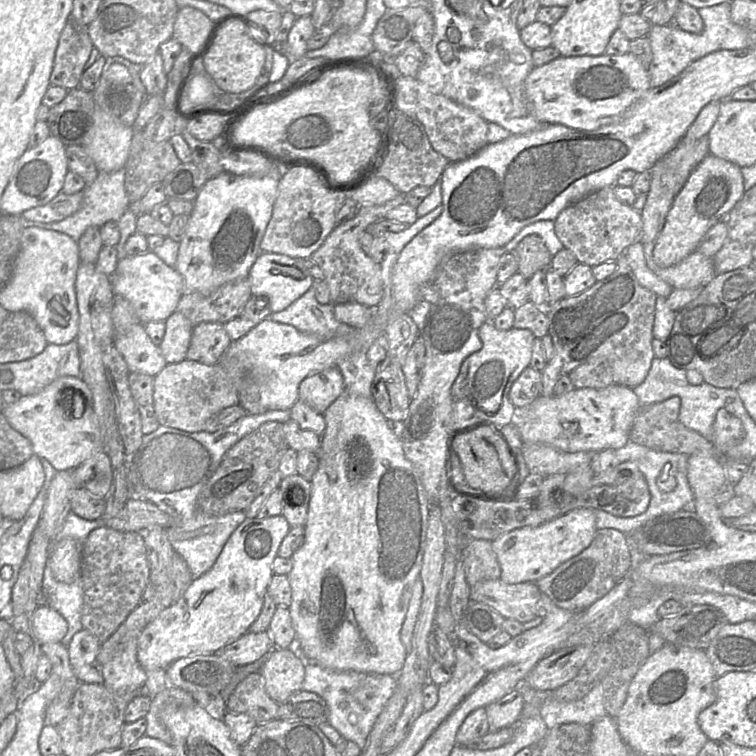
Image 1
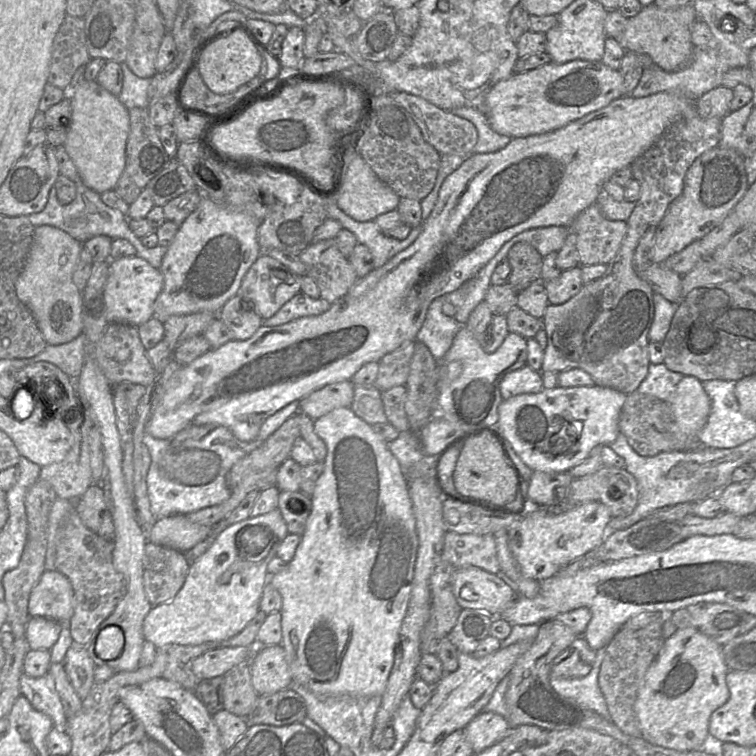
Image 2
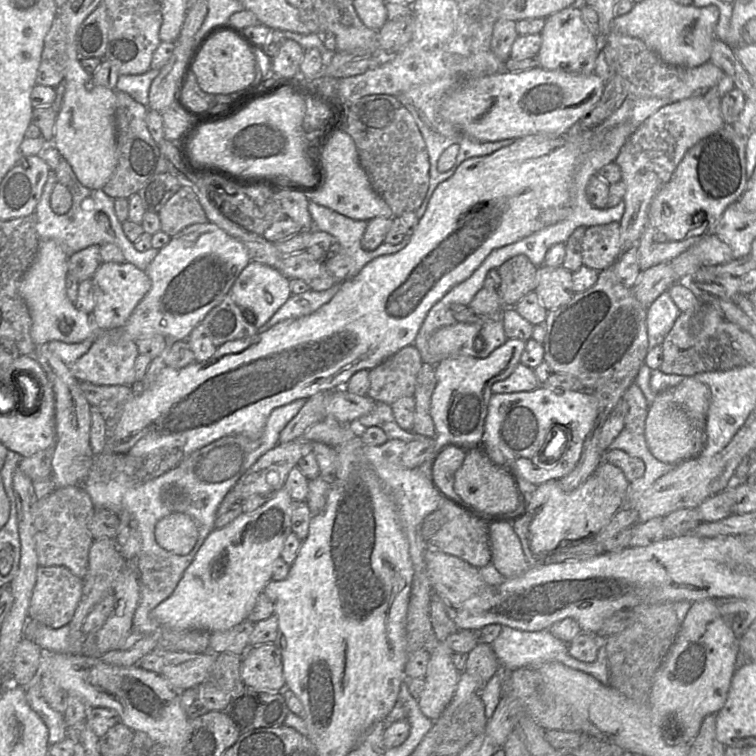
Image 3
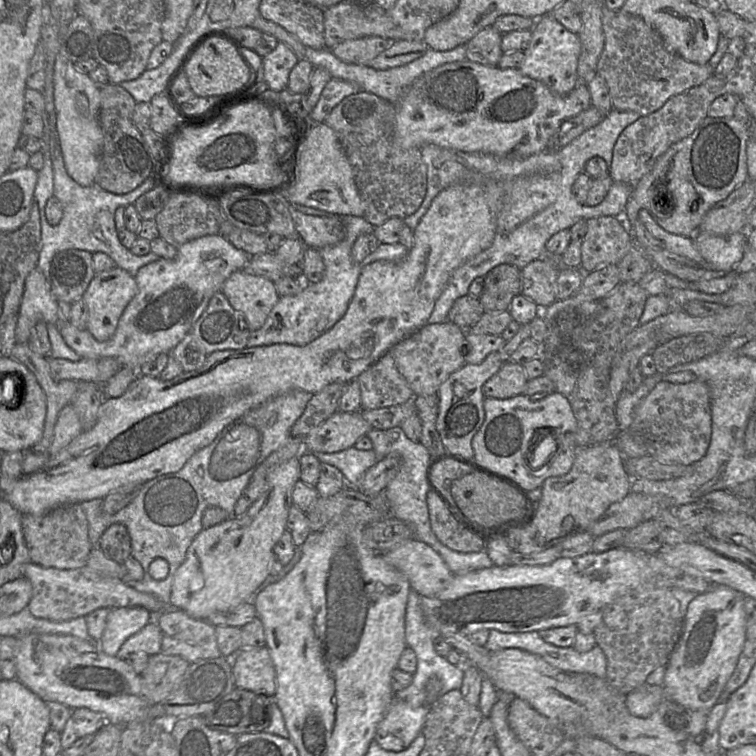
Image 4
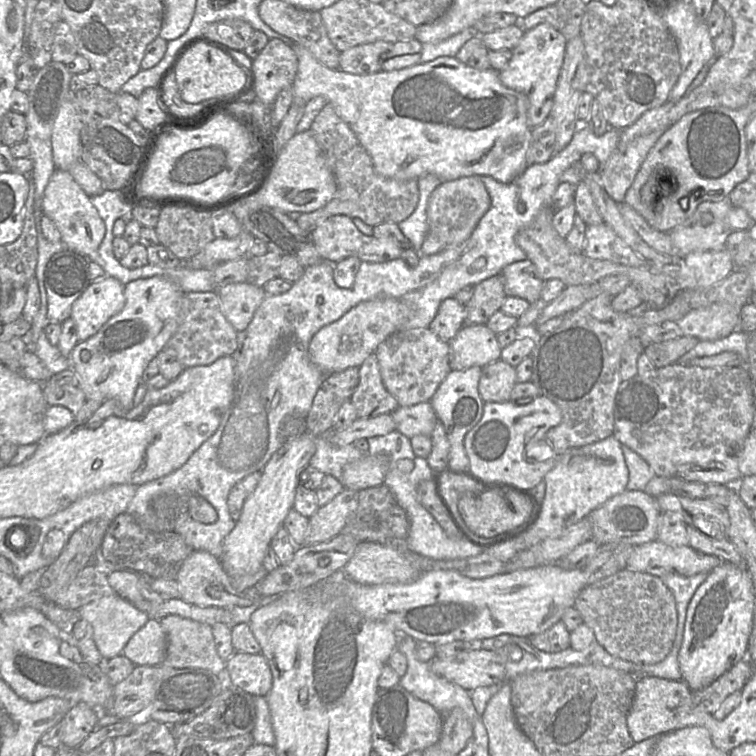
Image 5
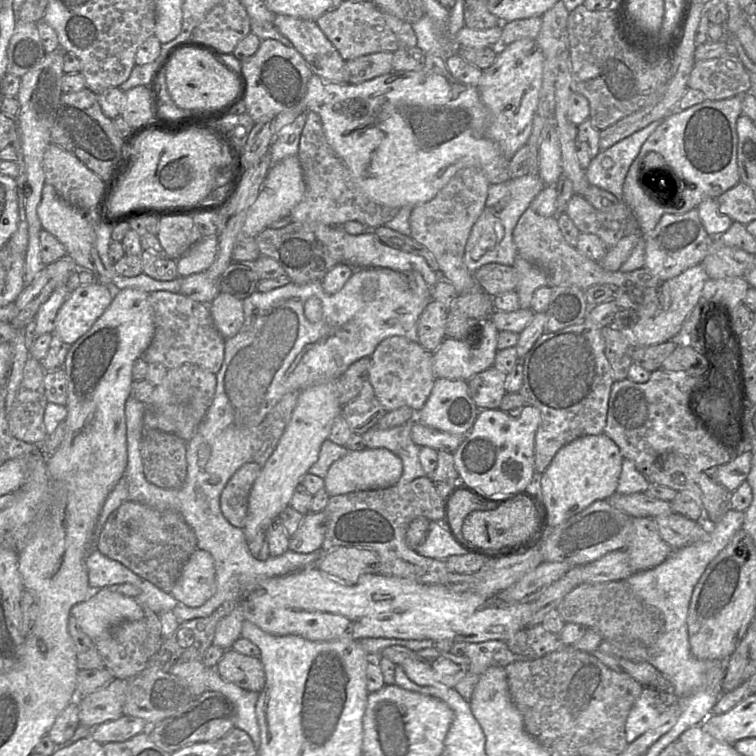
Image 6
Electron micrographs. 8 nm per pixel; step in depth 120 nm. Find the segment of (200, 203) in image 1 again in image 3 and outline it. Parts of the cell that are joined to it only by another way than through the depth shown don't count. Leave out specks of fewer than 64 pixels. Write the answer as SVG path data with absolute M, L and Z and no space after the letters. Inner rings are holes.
M208 221L186 227L159 250L157 256L146 268L145 272L151 281L151 288L124 326L117 329L122 329L134 341L154 335L161 335L167 340L186 340L207 313L229 294L235 280L250 262L245 246L215 224Z

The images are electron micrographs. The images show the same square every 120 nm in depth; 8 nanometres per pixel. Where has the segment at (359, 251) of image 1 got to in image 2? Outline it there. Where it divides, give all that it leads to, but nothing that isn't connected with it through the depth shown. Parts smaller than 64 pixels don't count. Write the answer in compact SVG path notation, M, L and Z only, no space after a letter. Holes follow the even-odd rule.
M335 238L313 242L299 258L330 304L338 301L358 281L359 276L348 258L340 251Z

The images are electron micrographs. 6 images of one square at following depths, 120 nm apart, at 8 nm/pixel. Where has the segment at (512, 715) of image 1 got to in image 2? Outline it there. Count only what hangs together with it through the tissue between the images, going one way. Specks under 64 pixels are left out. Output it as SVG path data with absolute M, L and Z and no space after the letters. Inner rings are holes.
M481 712L464 728L464 734L474 753L500 742L509 732L507 720L495 712Z

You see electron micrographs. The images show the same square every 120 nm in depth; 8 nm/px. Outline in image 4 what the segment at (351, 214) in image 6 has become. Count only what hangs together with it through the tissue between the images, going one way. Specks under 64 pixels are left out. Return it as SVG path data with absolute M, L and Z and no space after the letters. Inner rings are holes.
M359 91L344 98L325 118L324 124L335 131L345 155L352 166L358 192L365 203L362 216L373 227L382 225L392 217L404 219L421 205L427 189L427 169L421 148L403 149L395 143L393 130L396 105L373 93Z

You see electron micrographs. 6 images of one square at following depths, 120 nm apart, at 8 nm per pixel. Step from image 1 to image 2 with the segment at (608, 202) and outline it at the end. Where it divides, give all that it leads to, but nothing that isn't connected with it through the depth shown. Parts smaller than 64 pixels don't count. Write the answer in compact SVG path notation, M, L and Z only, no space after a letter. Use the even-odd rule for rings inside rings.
M595 202L569 226L577 238L579 266L609 264L619 252L627 232L627 222L608 219Z

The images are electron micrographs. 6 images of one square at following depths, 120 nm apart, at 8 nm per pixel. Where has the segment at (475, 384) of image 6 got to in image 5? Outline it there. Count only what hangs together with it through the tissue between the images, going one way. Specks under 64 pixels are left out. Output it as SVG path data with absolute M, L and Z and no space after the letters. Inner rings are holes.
M499 359L482 368L478 389L485 403L504 403L510 401L516 383L515 367Z

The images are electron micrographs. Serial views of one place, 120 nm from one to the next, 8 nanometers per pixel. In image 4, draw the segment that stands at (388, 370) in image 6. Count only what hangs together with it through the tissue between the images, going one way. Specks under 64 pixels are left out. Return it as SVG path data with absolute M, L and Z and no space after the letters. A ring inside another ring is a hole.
M449 321L425 324L389 349L414 396L436 394L448 376L465 364L465 335L466 331Z

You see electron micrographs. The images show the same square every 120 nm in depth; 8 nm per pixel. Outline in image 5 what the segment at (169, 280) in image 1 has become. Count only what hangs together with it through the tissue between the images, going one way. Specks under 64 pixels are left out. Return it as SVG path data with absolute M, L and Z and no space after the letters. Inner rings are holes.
M106 275L90 282L73 302L70 317L73 319L79 341L96 334L99 329L125 305L124 284Z

